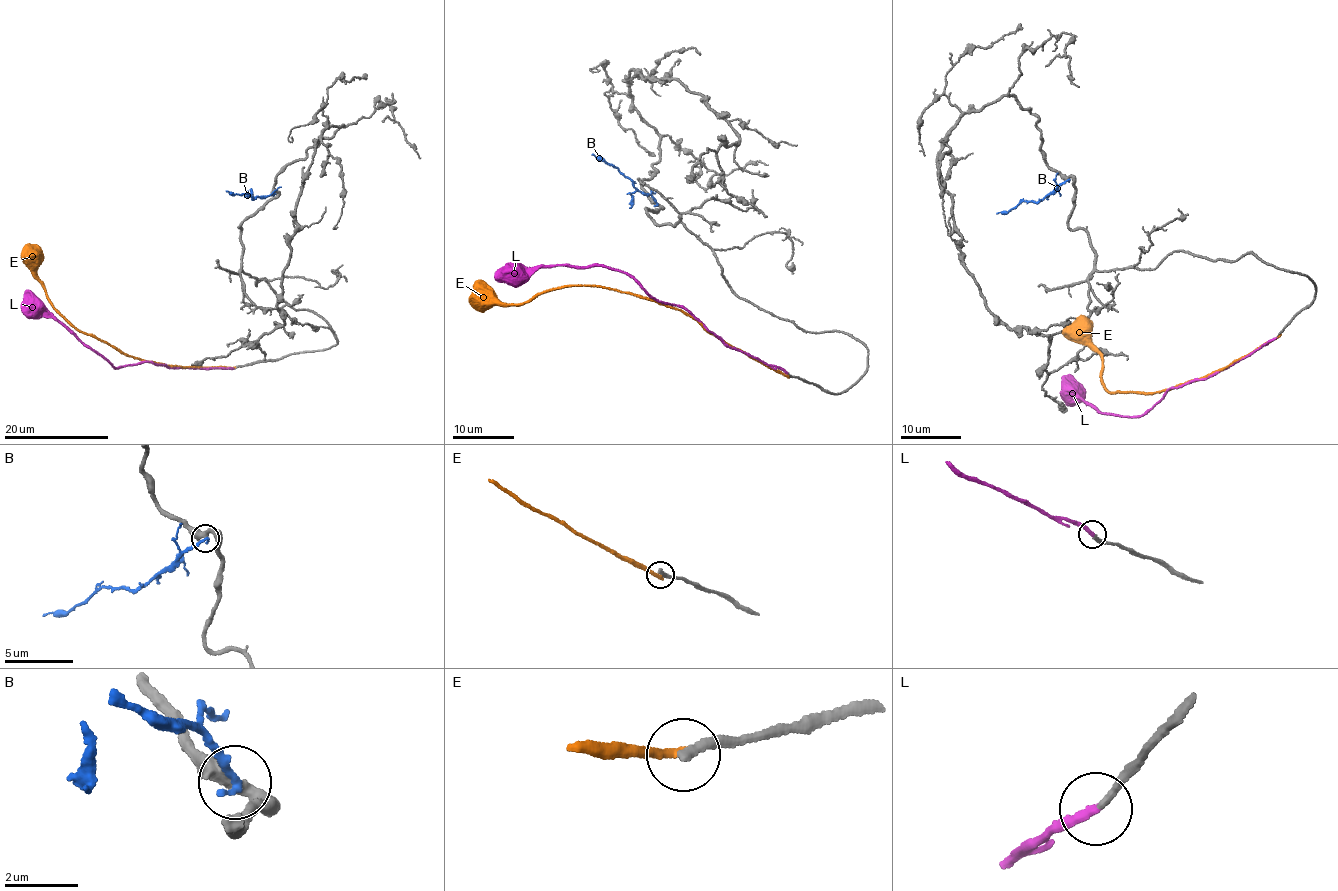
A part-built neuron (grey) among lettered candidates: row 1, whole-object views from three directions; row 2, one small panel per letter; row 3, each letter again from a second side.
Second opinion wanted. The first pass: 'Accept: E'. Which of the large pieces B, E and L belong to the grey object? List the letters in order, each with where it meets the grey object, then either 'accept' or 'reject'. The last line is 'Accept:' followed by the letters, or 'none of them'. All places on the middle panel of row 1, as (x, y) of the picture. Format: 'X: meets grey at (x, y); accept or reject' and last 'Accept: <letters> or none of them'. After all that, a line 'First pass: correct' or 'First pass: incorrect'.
B: meets grey at (657, 204); reject
E: meets grey at (788, 375); reject
L: meets grey at (786, 372); accept
Accept: L
First pass: incorrect

